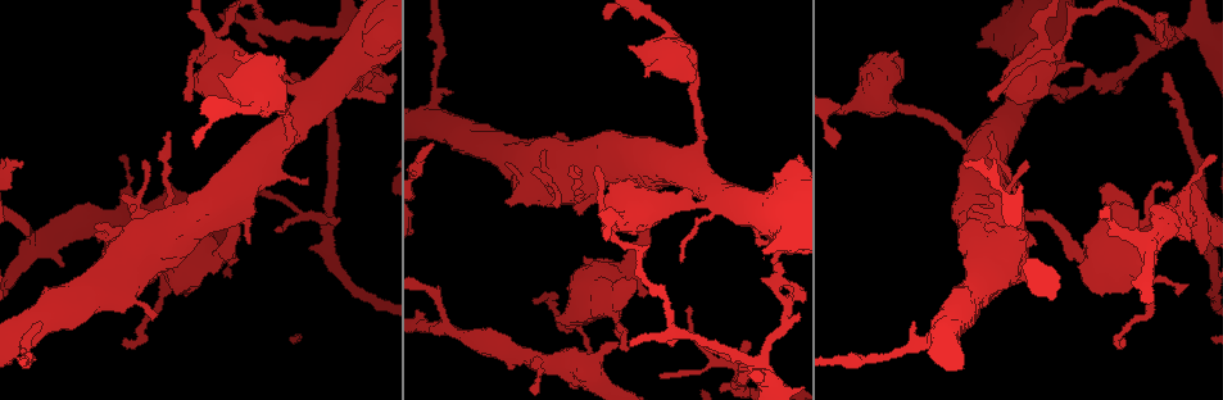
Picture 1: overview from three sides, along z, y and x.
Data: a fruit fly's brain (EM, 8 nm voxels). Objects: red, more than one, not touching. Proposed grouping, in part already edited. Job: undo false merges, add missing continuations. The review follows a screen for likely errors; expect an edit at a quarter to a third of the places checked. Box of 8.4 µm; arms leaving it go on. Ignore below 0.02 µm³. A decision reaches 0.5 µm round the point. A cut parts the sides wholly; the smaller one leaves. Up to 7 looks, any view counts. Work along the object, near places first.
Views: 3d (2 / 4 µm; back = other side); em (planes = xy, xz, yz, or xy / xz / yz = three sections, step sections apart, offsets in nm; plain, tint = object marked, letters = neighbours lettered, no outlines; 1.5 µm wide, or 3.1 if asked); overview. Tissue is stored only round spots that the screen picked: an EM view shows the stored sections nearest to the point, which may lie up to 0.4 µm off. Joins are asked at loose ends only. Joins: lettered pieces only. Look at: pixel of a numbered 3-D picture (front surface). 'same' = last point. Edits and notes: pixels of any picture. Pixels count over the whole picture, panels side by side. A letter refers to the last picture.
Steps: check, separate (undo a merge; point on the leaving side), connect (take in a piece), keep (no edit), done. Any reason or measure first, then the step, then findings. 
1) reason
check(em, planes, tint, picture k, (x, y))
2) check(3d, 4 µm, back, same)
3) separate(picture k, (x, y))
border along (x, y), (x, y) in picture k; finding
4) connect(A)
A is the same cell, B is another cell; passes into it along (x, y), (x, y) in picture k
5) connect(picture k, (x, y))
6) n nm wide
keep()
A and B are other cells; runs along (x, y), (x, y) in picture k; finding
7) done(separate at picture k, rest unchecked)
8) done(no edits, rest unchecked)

free end
check(em, xz, step 8, letters, picture 1, (746, 345))

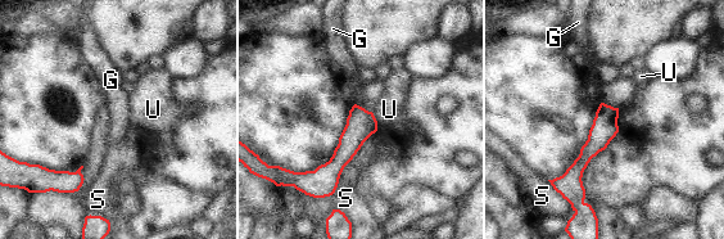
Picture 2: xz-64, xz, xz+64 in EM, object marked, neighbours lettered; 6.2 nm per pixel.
S touches over 550 nm
keep()
G, S and U are other cells; none of them fits

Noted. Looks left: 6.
free end
check(em, yz, step 8, tint, picture 1, (1166, 76))

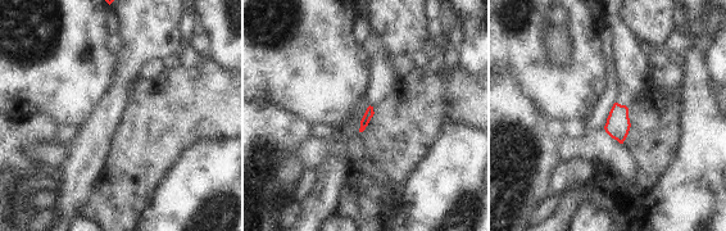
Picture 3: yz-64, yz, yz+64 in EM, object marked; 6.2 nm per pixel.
check(em, planes, tint, same)

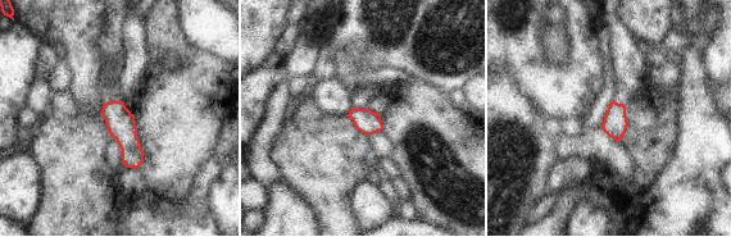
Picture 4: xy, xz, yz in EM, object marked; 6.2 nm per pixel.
check(em, planes, letters, same)

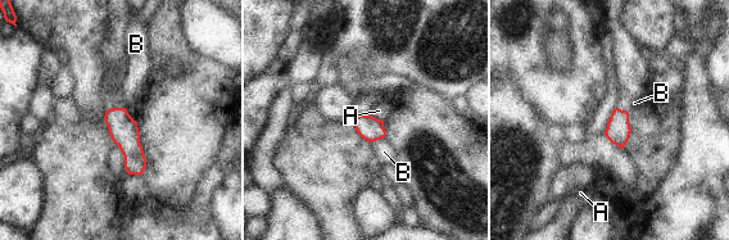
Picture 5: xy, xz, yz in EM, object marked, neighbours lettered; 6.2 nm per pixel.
B touches over 100 nm
keep()
A and B are other cells; border along (371, 114), (383, 121) in picture 5; none of them fits

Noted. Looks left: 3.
sudden change in width
check(3d, 4 µm, picture 1, (351, 92))

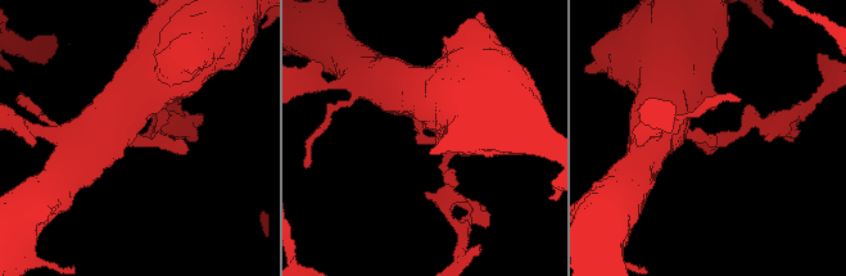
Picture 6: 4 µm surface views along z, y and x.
now the EM
check(em, planes, tint, picture 6, (137, 139))

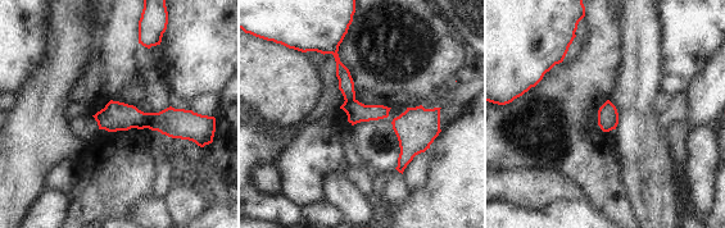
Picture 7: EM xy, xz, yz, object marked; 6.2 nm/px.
see the neighbours
check(em, planes, letters, same)

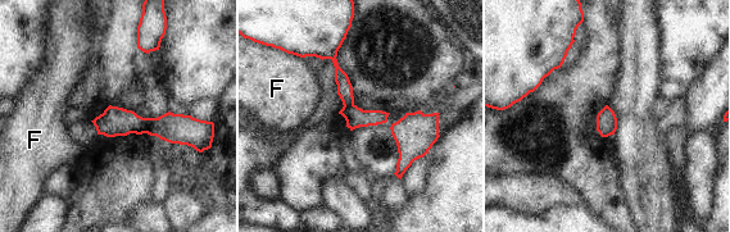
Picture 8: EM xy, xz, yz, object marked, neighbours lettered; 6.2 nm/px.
F touches over 40 nm
separate(picture 8, (356, 117))
F is another cell; the part that leaves runs along (96, 122), (191, 124) in picture 8; two cells meet here

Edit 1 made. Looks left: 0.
done(separate at picture 8, rest unchecked)

